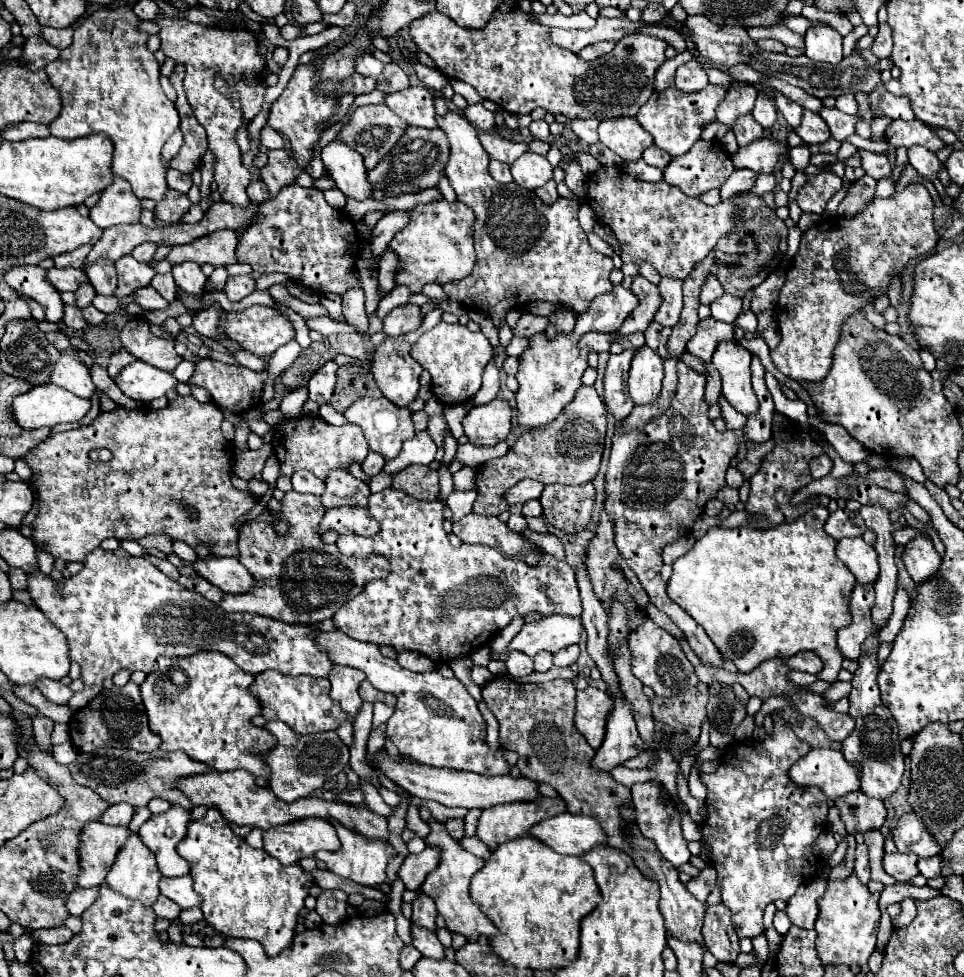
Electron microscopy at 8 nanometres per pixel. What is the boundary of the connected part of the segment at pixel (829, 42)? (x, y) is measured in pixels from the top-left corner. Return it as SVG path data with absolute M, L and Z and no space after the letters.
M814 24L806 32L804 54L816 62L838 64L842 56L842 36L830 24Z

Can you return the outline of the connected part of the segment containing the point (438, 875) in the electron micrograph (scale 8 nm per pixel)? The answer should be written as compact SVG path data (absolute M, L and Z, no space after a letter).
M430 818L430 828L432 828L432 832L426 838L426 844L442 848L442 858L440 858L440 866L426 876L426 880L422 884L422 892L436 902L438 914L444 916L446 928L450 932L462 934L462 936L466 936L466 940L478 940L478 936L492 938L494 934L498 934L496 926L490 922L490 918L478 908L478 904L468 894L470 878L474 876L474 872L478 872L484 866L484 860L466 852L464 848L460 848L460 844L448 836L444 824L436 822L434 818Z

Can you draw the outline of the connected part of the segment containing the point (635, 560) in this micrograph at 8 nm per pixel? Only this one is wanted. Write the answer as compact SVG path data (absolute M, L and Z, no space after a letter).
M753 355L752 387L760 404L760 412L756 416L749 416L741 429L718 432L708 418L708 404L704 400L706 378L680 362L678 390L668 412L652 420L652 424L648 424L648 428L640 432L614 436L606 472L606 510L614 518L616 546L620 554L638 576L640 584L650 596L650 602L658 610L668 614L670 620L684 632L690 648L696 652L702 664L716 670L722 668L722 656L718 648L706 636L704 628L700 628L700 624L696 624L696 620L692 620L692 616L684 612L684 608L680 608L676 602L672 602L666 594L666 582L662 582L660 578L662 550L666 544L686 536L692 530L696 518L702 514L704 504L716 498L716 492L724 486L724 474L730 466L730 460L738 452L738 444L748 440L762 444L770 440L774 402L766 388L764 374L766 370L760 358Z

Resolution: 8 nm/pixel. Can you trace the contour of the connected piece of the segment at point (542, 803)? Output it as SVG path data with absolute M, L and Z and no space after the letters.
M546 796L532 804L498 804L482 810L476 836L488 846L488 850L496 850L496 846L506 840L524 836L536 822L552 818L564 810L566 804L560 798Z

